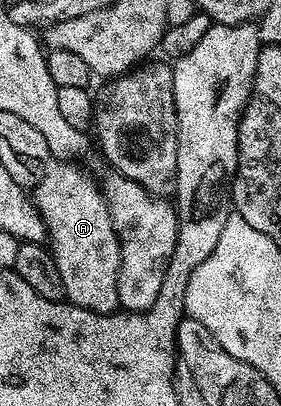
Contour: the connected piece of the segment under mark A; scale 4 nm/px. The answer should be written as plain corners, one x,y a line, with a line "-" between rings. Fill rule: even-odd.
70,161
55,162
44,173
38,186
33,188
32,198
36,209
42,214
48,246
56,261
56,269
60,269
60,277
64,280
66,299
92,313
112,315
119,310
118,274
122,264
122,250
118,244
118,235
114,232
106,196
102,194
97,182
93,183
80,168
74,166
78,165

